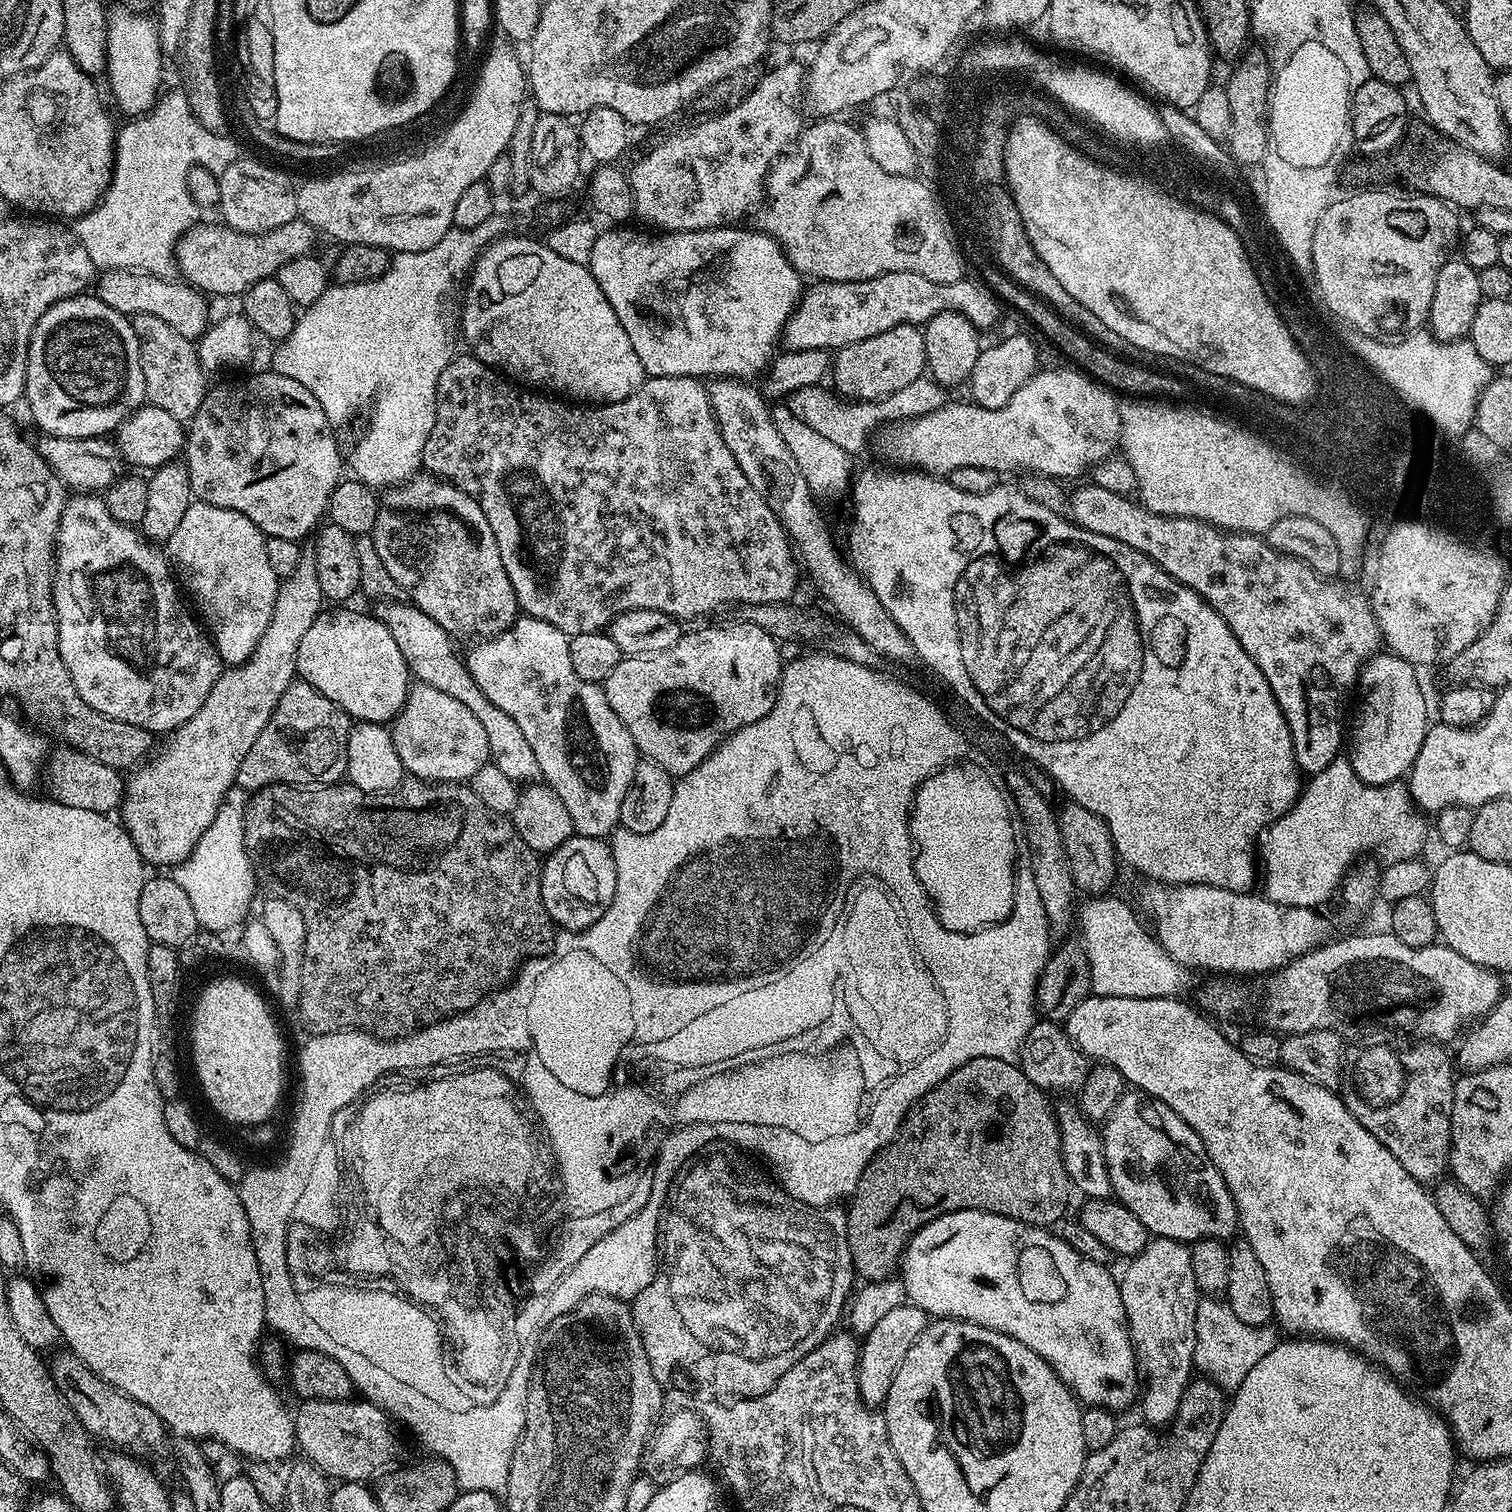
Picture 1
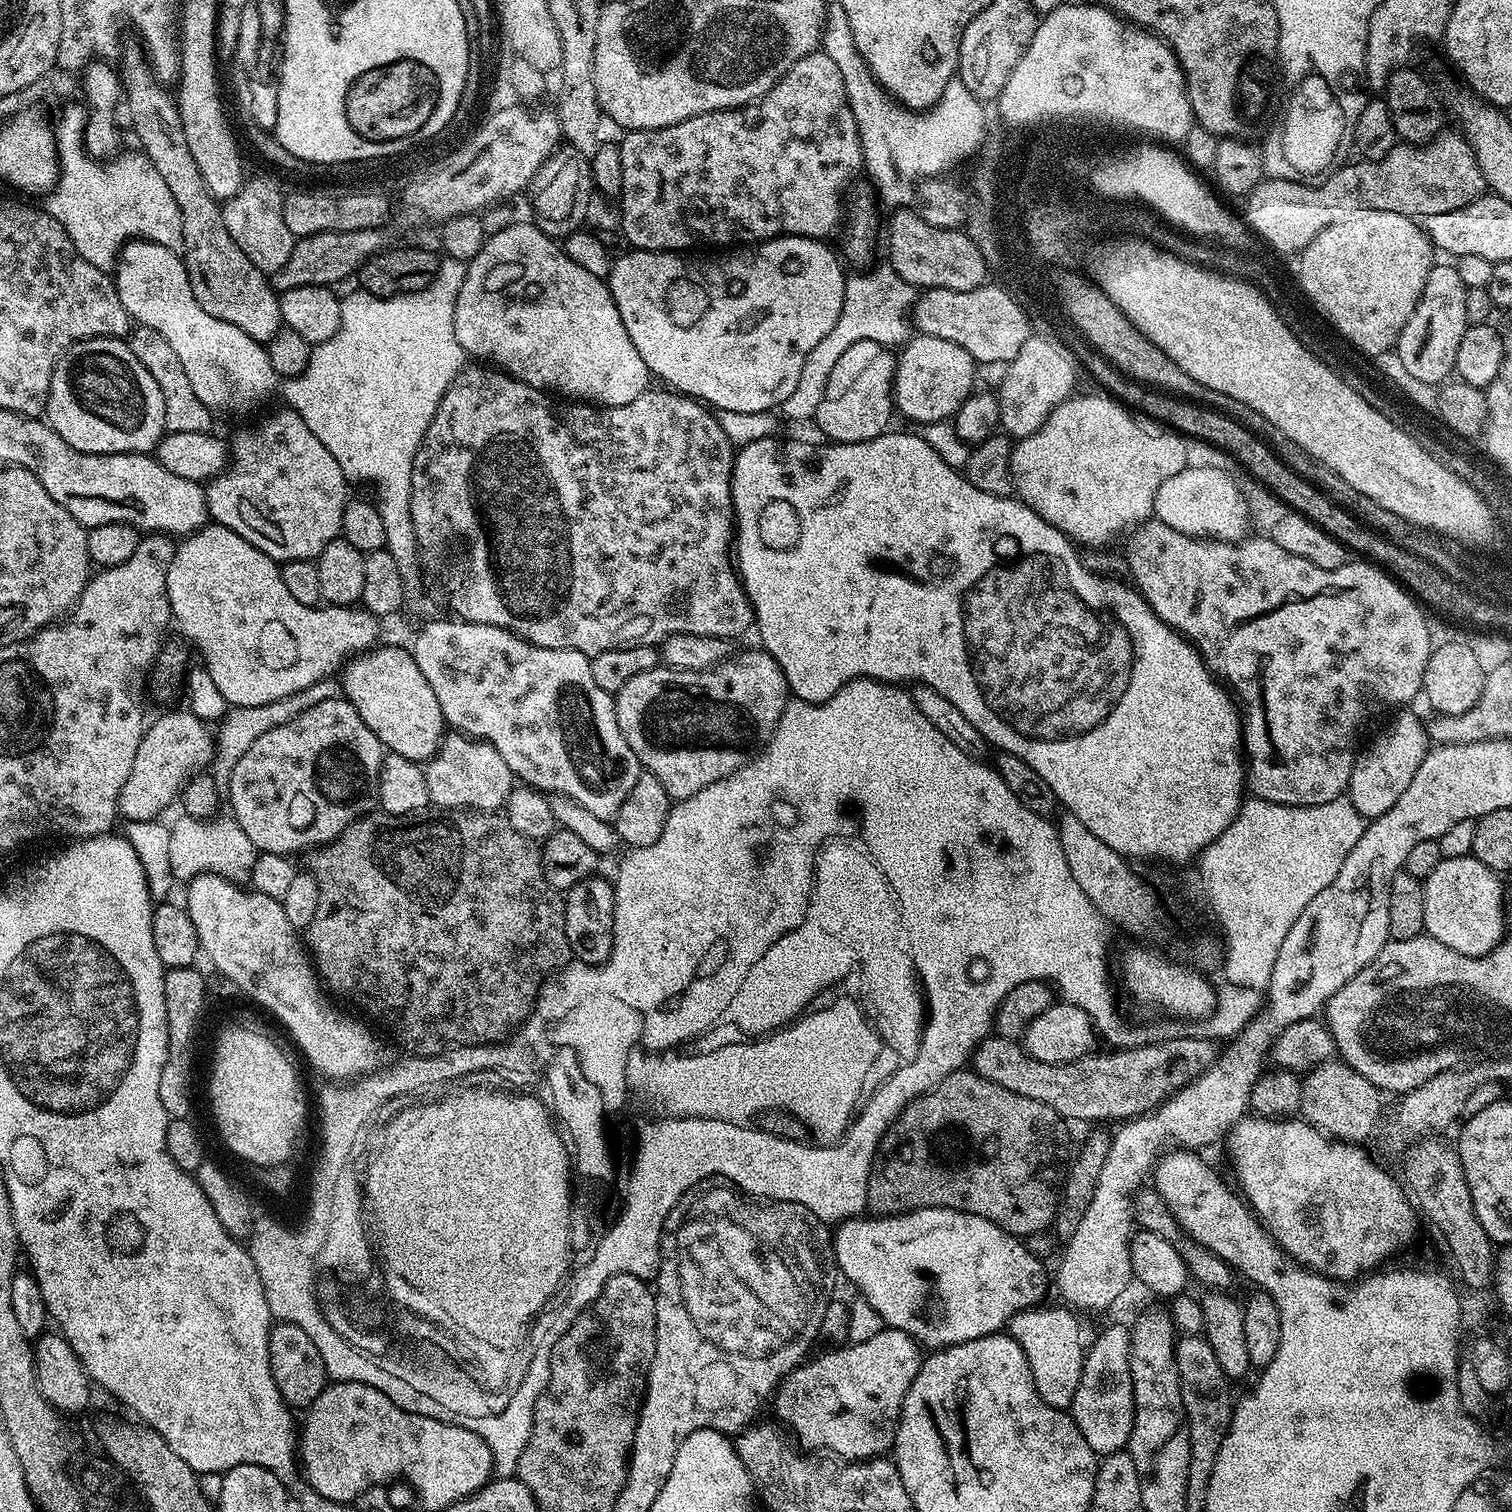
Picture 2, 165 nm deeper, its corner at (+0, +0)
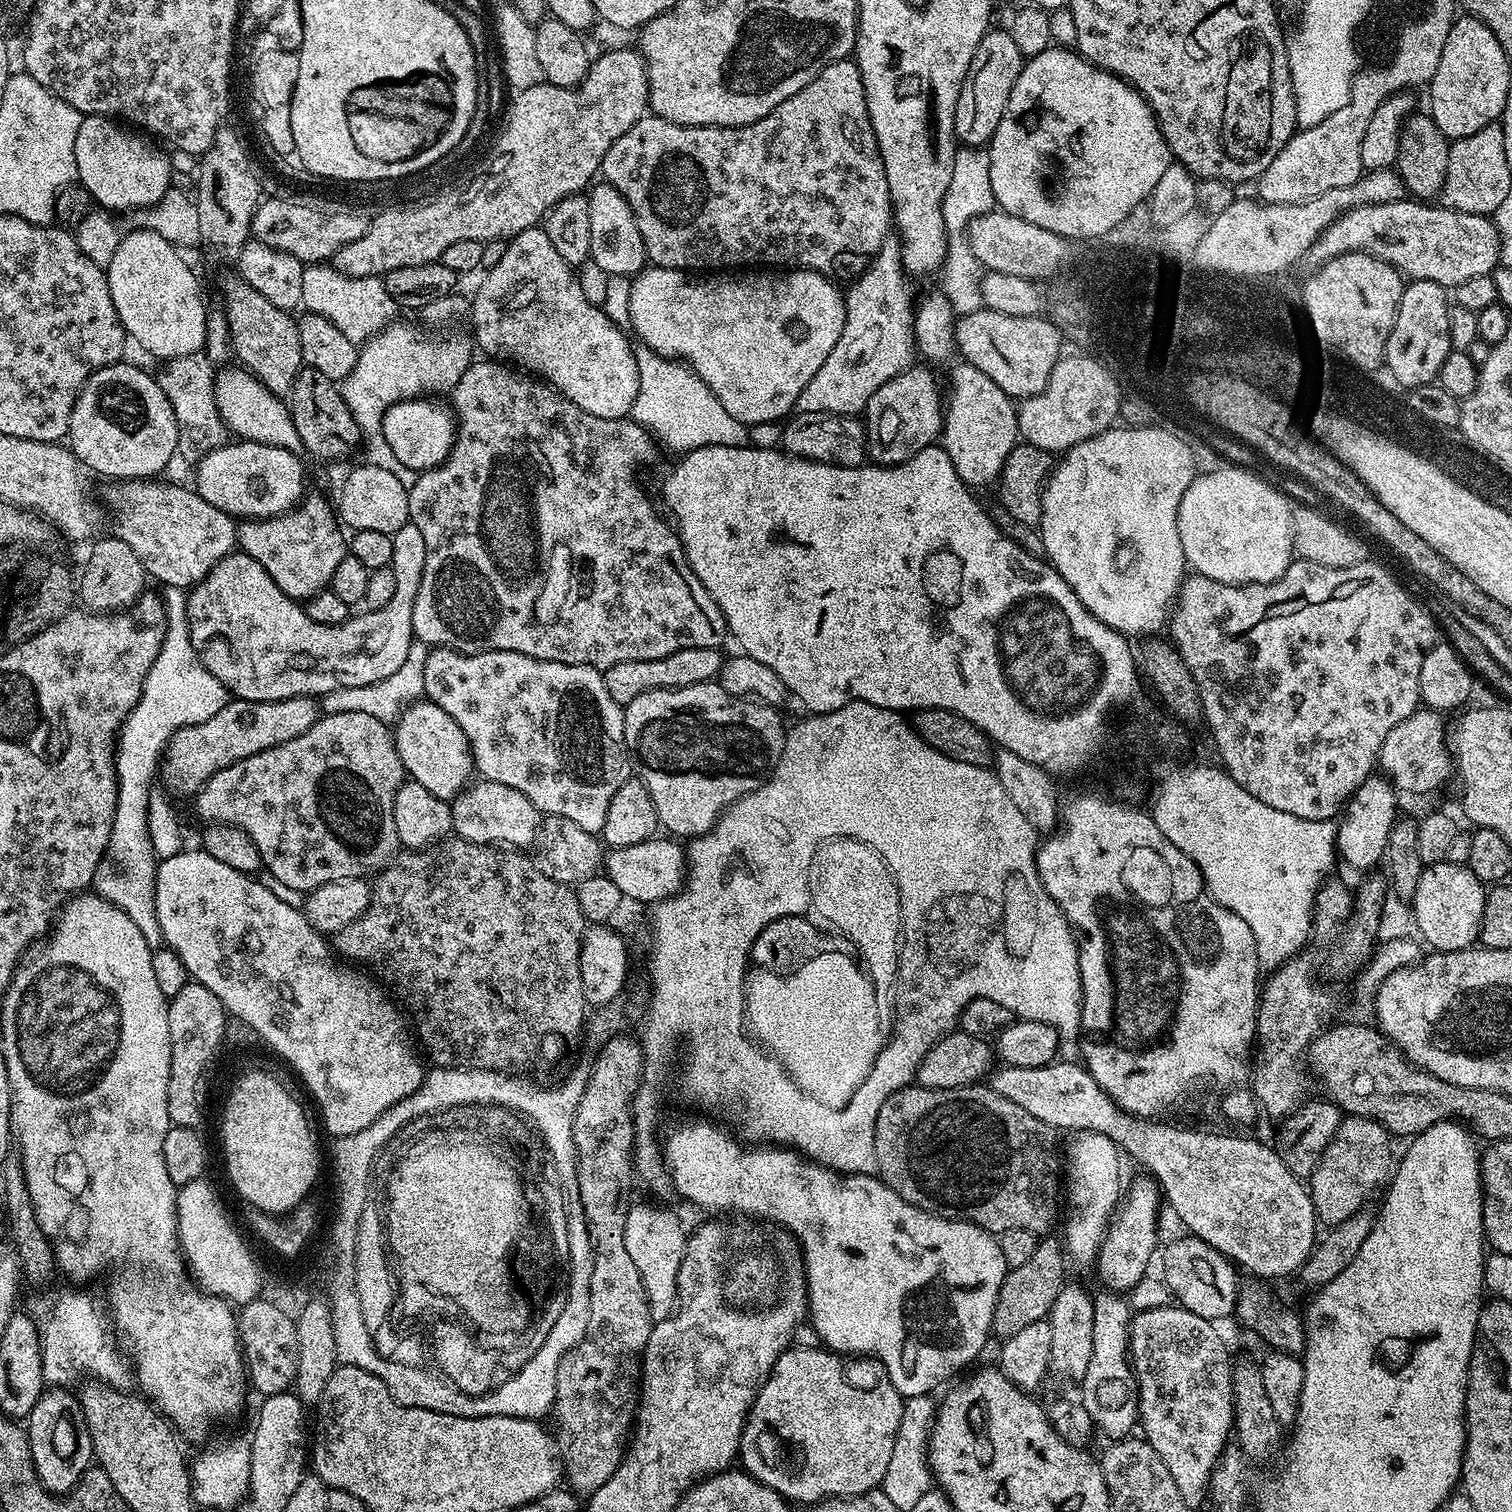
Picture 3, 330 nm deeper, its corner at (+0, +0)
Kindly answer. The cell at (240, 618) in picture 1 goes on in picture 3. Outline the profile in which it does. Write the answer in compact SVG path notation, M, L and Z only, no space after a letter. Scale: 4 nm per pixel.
M409 522L391 537L398 554L395 565L398 590L394 590L394 598L390 598L390 602L381 608L360 610L357 616L356 613L349 615L343 624L314 622L314 618L305 614L303 603L290 599L278 590L278 582L270 578L262 562L239 550L223 556L212 567L210 574L206 574L206 578L199 580L187 593L188 629L196 656L203 660L206 670L210 670L210 674L214 674L214 678L218 678L218 682L222 682L222 686L226 686L235 699L254 702L274 702L299 696L319 698L334 690L366 686L382 682L382 678L390 678L390 674L406 662L406 654L410 654L410 646L414 642L414 598L418 598L426 558L426 542L418 526Z

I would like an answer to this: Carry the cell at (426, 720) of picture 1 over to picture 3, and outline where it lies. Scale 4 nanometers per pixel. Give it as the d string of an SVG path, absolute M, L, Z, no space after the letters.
M480 778L469 783L468 787L451 801L452 832L466 842L507 846L513 850L527 849L527 844L535 845L540 831L541 812L526 794L518 794L502 782L490 782Z

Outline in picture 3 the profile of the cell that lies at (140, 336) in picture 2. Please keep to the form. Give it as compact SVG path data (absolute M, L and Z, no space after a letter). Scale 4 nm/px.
M203 354L192 356L178 356L172 359L165 359L159 366L160 372L155 373L158 386L162 386L162 394L170 402L170 410L174 410L174 422L178 422L178 446L177 453L191 462L199 462L210 450L218 450L224 444L229 443L230 433L225 426L222 417L219 416L218 406L215 404L214 388L214 366Z

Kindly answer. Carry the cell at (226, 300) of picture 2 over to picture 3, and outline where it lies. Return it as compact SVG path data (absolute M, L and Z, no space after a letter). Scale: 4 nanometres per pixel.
M232 274L224 280L224 305L222 305L224 317L228 320L228 329L232 339L232 350L235 359L245 369L260 380L262 386L274 395L281 398L287 397L292 391L294 378L300 372L304 359L302 358L302 346L298 342L297 317L291 311L274 306L258 290L254 290L239 274Z

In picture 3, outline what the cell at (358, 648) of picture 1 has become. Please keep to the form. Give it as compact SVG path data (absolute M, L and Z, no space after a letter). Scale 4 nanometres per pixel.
M427 698L409 704L395 721L394 735L405 773L426 786L430 794L451 802L468 787L474 776L472 751L468 748L466 734L462 734L462 726L458 726L442 706Z

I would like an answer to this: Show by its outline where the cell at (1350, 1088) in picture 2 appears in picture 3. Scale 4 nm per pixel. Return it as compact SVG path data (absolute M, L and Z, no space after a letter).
M1345 1115L1332 1140L1320 1154L1320 1161L1312 1171L1306 1187L1312 1194L1316 1219L1321 1225L1333 1226L1346 1222L1376 1192L1380 1183L1389 1179L1394 1168L1392 1148L1388 1145L1389 1129L1370 1118Z

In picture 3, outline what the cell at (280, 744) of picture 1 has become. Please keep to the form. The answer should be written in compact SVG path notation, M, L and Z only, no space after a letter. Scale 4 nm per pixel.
M330 714L321 715L319 720L298 738L286 742L282 746L274 746L270 750L262 750L262 754L254 754L250 758L242 758L242 762L234 762L234 766L226 766L218 770L209 778L194 797L196 812L202 819L208 820L209 825L233 824L252 839L254 846L258 846L260 863L281 884L281 889L289 888L292 892L307 894L318 886L326 886L326 882L338 882L342 878L359 880L369 874L375 874L381 868L387 868L394 857L401 851L402 845L398 838L398 830L394 826L394 794L398 794L398 786L402 786L406 773L402 766L402 758L398 758L396 738L393 729L387 723L370 714Z

